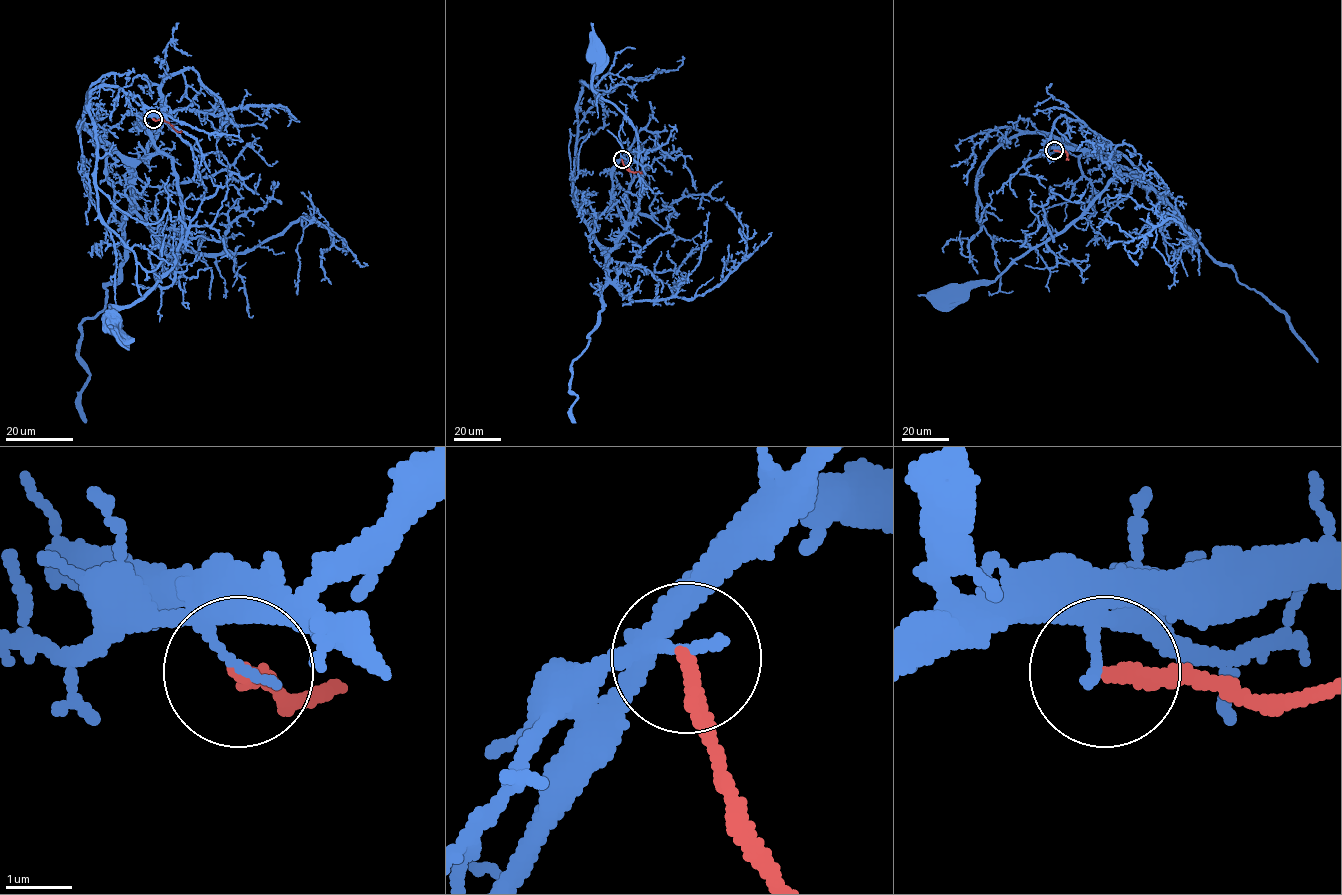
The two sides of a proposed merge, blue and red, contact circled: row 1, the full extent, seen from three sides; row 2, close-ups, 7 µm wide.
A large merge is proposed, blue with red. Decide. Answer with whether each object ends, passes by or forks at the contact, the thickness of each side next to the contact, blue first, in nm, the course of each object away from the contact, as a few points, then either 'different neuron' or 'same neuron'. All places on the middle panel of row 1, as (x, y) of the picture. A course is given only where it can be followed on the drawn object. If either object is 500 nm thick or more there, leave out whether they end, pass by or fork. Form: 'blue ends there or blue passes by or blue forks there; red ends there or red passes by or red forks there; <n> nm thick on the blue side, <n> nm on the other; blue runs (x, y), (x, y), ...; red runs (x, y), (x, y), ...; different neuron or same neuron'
blue ends there; red ends there; 170 nm thick on the blue side, 240 nm on the other; blue runs (621, 159), (613, 173), (613, 194), (618, 212), (631, 223), (642, 182), (638, 134), (592, 88), (594, 54); red runs (621, 159), (627, 169), (642, 174); different neuron

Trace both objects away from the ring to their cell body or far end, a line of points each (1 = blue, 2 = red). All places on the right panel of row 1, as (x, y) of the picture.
1: (1054, 150), (1089, 150), (1118, 175), (1077, 217), (1018, 256), (995, 280), (963, 284), (949, 295)
2: (1054, 150), (1064, 150), (1069, 159)

